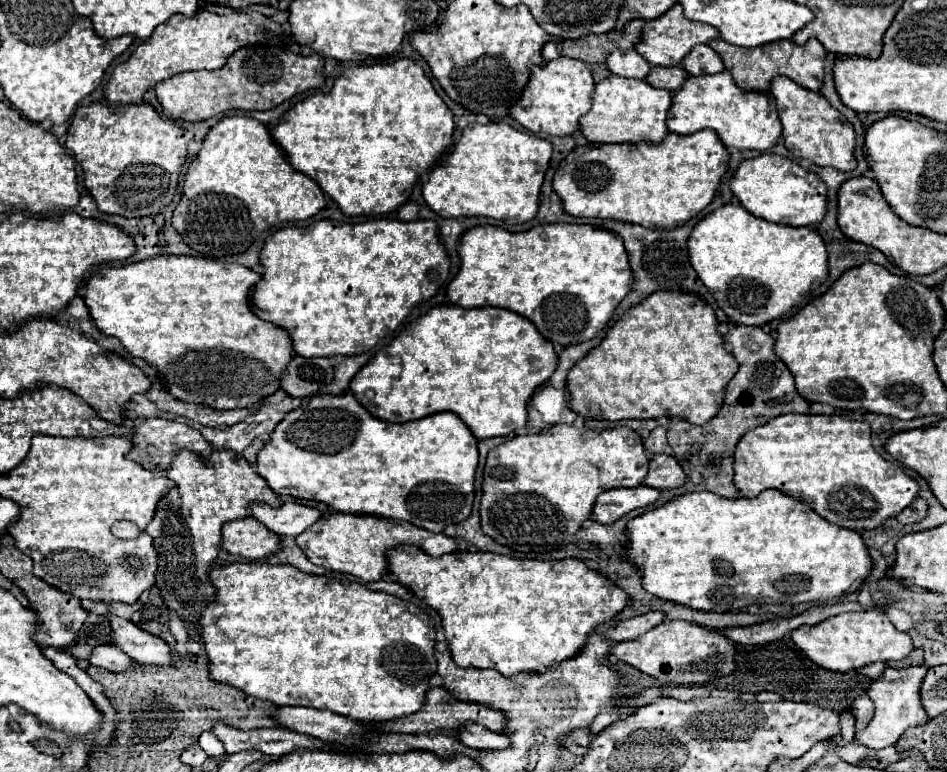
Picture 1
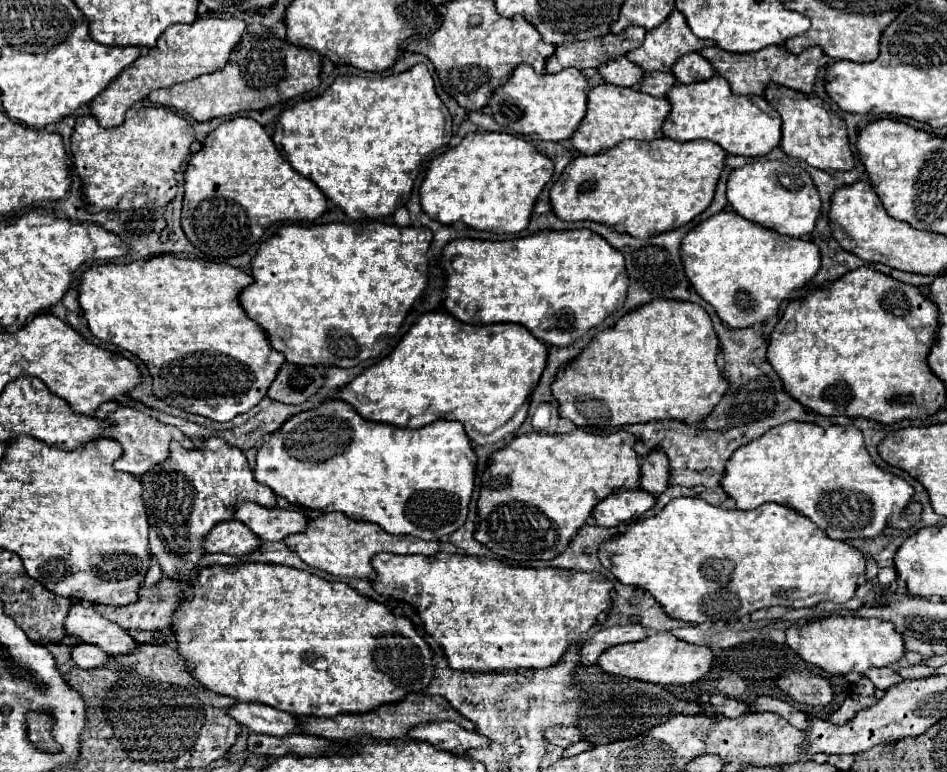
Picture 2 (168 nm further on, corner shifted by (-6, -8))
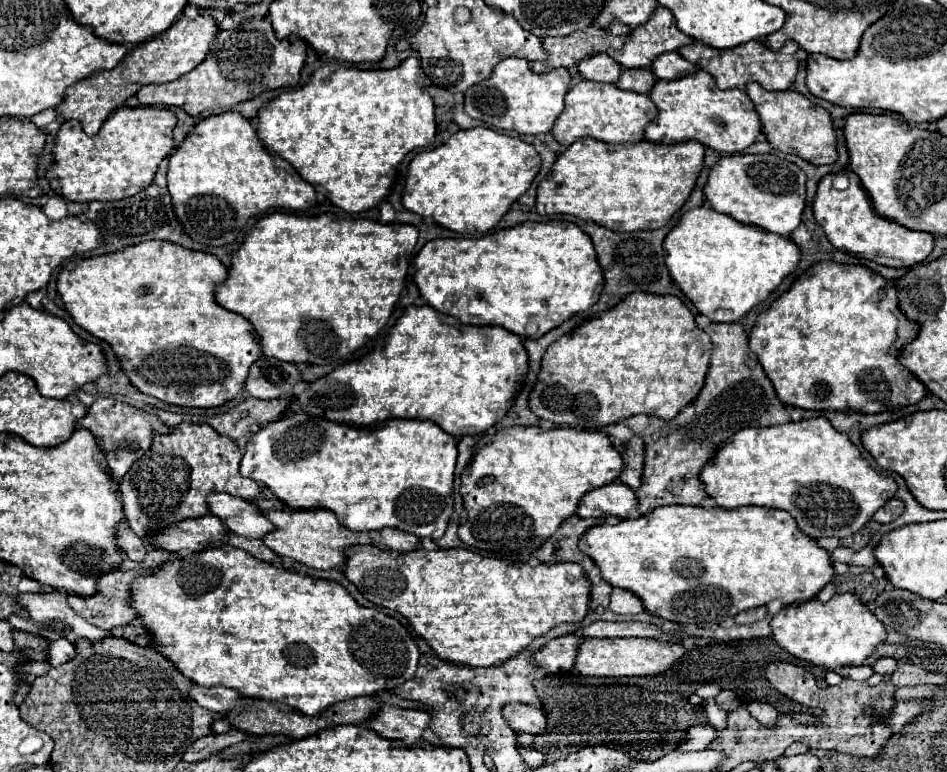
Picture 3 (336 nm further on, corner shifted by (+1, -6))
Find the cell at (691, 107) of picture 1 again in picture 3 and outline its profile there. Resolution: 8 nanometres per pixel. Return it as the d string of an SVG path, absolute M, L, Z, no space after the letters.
M696 70L694 74L676 80L656 80L648 96L658 108L656 118L644 128L644 140L652 144L696 140L708 148L714 148L716 152L736 154L754 144L756 136L762 132L760 118L748 94L740 88L720 90L712 76L704 70Z

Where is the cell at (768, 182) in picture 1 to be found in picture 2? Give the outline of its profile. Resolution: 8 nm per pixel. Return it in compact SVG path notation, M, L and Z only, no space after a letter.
M765 158L731 172L727 182L727 200L739 216L793 238L809 238L821 212L819 192L803 168Z

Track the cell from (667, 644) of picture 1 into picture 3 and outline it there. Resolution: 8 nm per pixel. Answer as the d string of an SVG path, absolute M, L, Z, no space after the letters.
M586 638L578 646L574 670L582 676L654 676L662 674L682 658L684 648L652 638Z

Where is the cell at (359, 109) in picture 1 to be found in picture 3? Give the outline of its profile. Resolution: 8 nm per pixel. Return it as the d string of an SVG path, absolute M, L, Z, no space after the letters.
M414 56L390 70L360 70L355 66L330 63L318 68L302 88L282 92L268 106L260 108L256 132L262 146L270 154L290 162L316 192L322 192L344 212L358 214L374 208L390 192L396 166L410 150L434 144L434 102L420 80L420 64Z

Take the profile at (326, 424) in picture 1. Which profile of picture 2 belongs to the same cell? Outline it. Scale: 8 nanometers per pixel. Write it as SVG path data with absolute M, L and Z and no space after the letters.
M327 400L313 410L295 414L291 420L287 420L287 424L283 424L283 428L279 428L279 432L275 432L269 440L265 440L265 444L257 452L255 480L259 484L269 486L277 496L283 496L293 506L305 506L305 508L321 510L321 512L343 512L351 520L375 522L391 534L411 534L421 540L441 540L443 536L449 536L451 532L459 530L467 520L467 506L471 502L471 494L473 494L473 486L475 486L475 466L477 466L477 456L473 452L471 440L465 434L463 424L459 424L459 422L433 422L419 430L405 430L405 428L401 430L401 428L393 428L389 424L369 422L369 420L361 418L353 410L353 406L349 406L343 400Z

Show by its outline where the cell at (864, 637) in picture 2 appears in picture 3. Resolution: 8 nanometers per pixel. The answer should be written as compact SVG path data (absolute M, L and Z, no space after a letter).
M834 594L826 604L812 598L796 606L782 608L772 620L772 634L778 646L800 660L832 670L840 666L860 666L878 644L886 640L882 622L856 594Z

